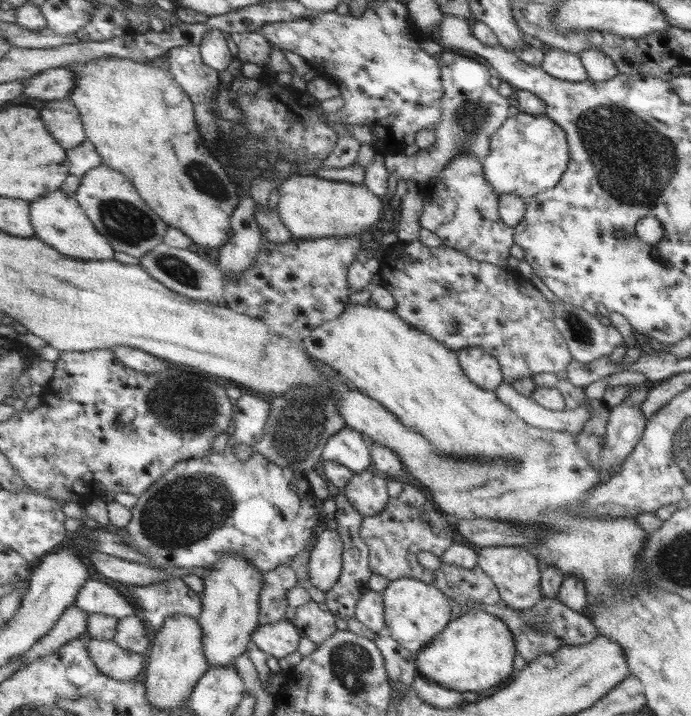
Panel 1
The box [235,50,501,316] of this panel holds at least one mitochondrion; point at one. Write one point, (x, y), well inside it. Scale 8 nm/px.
(472, 118)

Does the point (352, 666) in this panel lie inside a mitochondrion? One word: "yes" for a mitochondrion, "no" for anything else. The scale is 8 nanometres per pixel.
yes

